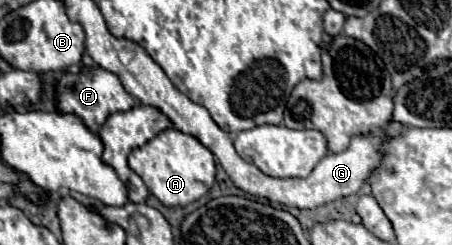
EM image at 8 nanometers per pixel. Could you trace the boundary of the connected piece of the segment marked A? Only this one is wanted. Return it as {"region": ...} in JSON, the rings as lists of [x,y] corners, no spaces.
{"region":[[[179,129],[161,131],[155,139],[131,151],[129,167],[143,179],[149,193],[153,193],[167,207],[185,207],[201,199],[215,183],[213,153],[193,135],[181,133]]]}

